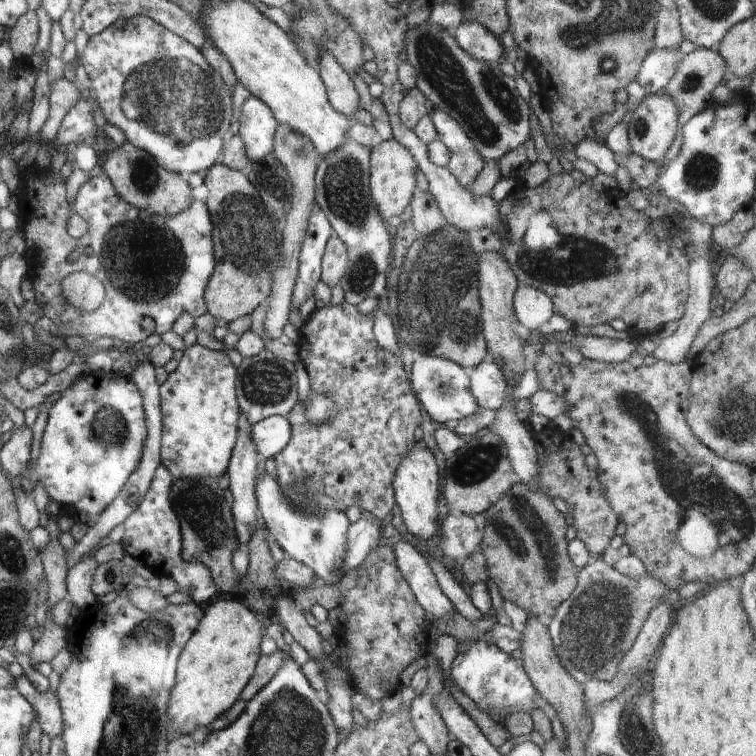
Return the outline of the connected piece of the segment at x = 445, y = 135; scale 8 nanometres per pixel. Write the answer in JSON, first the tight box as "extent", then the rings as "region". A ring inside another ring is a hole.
{"extent":[429,109,486,188],"region":[[[431,109],[429,113],[438,138],[449,150],[448,170],[456,177],[458,184],[468,188],[481,173],[486,161],[454,118],[440,109]]]}

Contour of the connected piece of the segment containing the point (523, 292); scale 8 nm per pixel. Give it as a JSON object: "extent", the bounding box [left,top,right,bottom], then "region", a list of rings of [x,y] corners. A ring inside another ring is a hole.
{"extent":[513,286,555,333],"region":[[[520,286],[516,289],[513,305],[517,319],[526,333],[538,330],[544,322],[548,322],[550,317],[555,314],[548,295],[528,286]]]}

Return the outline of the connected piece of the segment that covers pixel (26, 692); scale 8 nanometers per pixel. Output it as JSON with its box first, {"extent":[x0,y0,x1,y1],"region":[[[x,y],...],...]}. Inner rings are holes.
{"extent":[15,675,63,740],"region":[[[26,675],[16,679],[15,687],[34,707],[43,733],[51,740],[60,735],[63,729],[63,718],[56,692],[50,688],[45,693],[38,692]]]}

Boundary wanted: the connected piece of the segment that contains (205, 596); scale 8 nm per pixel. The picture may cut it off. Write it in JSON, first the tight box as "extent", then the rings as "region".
{"extent":[120,463,218,605],"region":[[[160,463],[142,502],[123,522],[125,530],[120,550],[122,554],[130,554],[138,564],[148,566],[150,570],[160,574],[160,577],[163,574],[172,576],[178,583],[179,590],[189,594],[196,605],[208,603],[208,600],[212,600],[214,594],[218,593],[217,586],[213,578],[210,578],[210,574],[206,574],[206,566],[192,564],[192,561],[182,558],[181,526],[169,499],[174,481],[170,471]]]}

